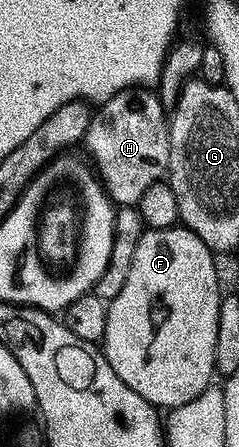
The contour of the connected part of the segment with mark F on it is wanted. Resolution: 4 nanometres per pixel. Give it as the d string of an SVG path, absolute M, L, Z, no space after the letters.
M176 226L149 230L144 235L136 241L133 260L128 261L125 285L109 304L103 351L115 374L119 374L135 394L158 410L176 410L195 402L195 398L202 396L214 383L216 339L219 338L223 299L221 280L217 277L214 252L191 229Z

